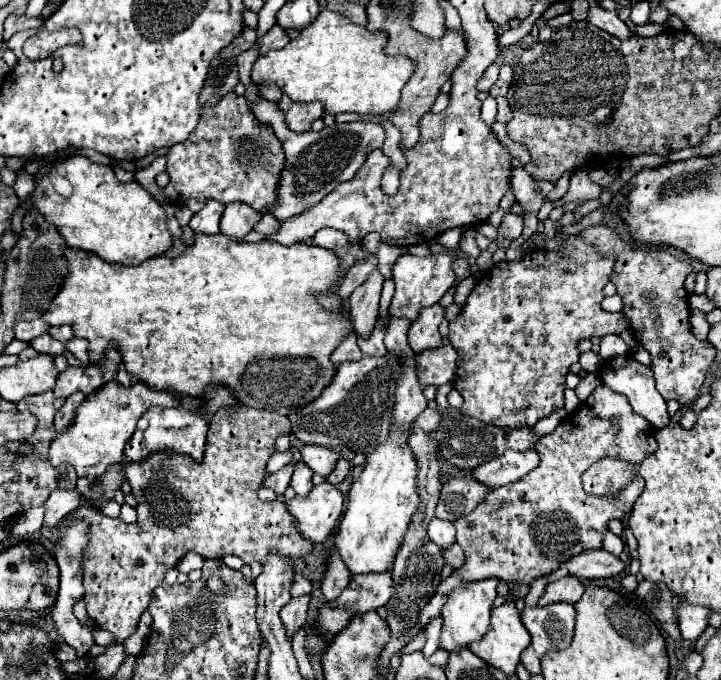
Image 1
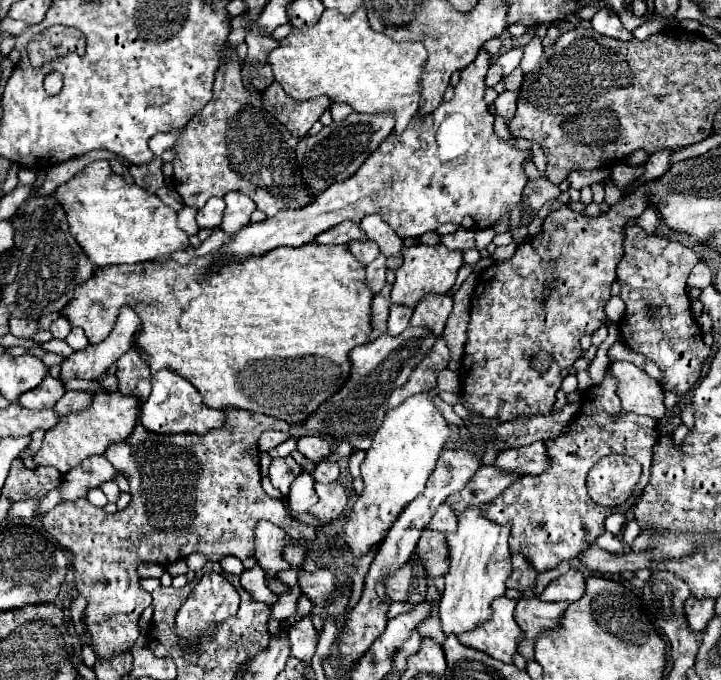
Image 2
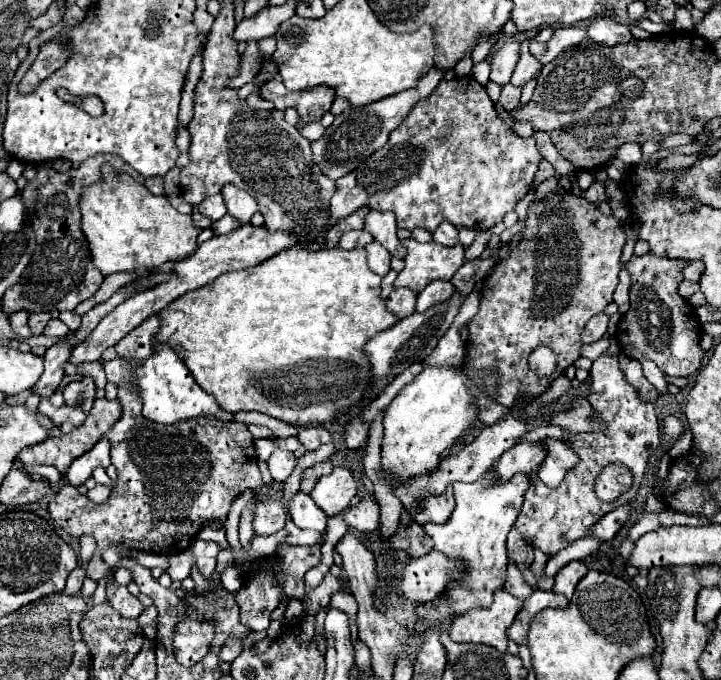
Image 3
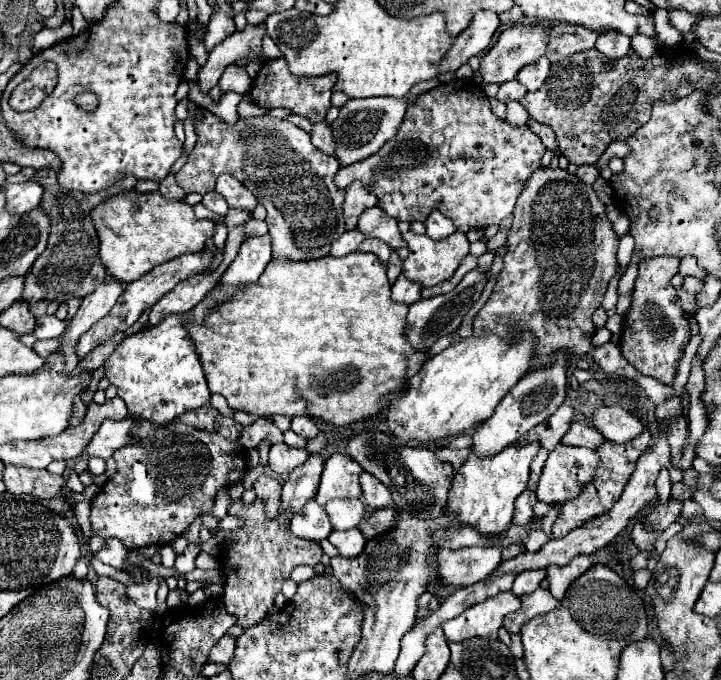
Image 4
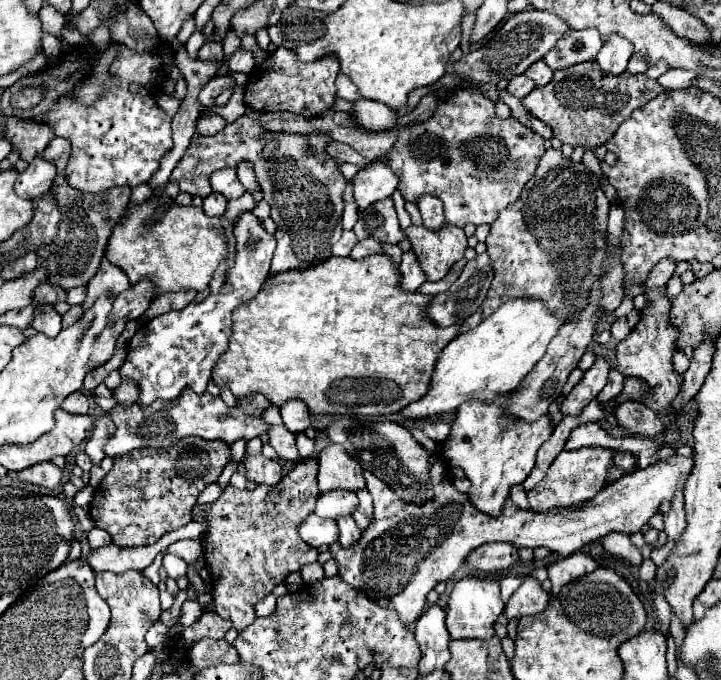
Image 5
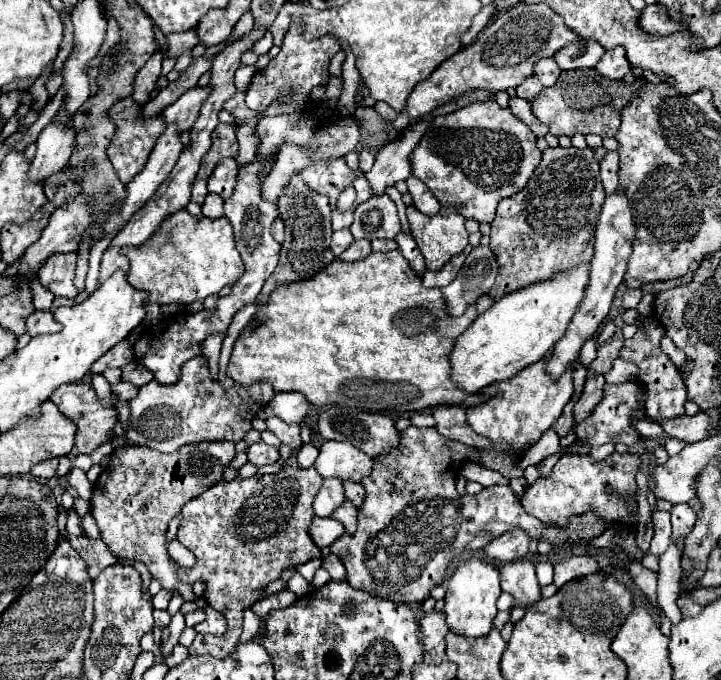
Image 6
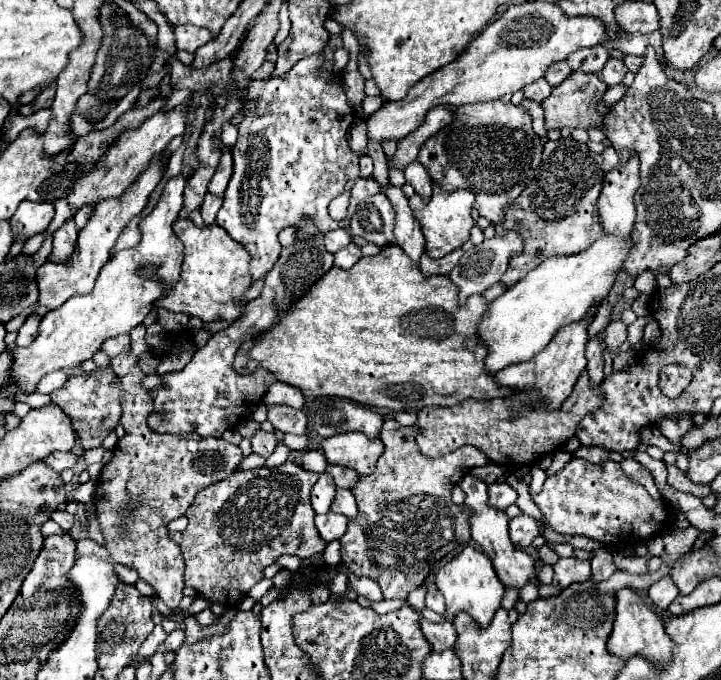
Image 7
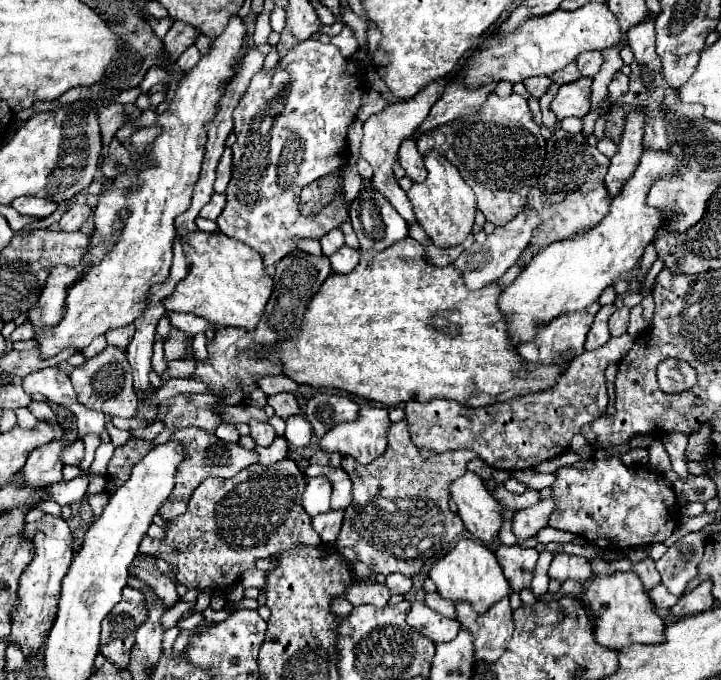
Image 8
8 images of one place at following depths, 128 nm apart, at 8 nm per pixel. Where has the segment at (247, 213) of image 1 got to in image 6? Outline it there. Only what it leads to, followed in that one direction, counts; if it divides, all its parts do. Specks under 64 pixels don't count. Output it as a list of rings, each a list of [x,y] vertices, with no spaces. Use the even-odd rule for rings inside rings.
[[[234,158],[220,160],[218,166],[214,168],[212,176],[208,178],[208,192],[214,192],[214,194],[220,194],[222,198],[228,198],[234,190],[236,176],[238,176],[236,160]]]

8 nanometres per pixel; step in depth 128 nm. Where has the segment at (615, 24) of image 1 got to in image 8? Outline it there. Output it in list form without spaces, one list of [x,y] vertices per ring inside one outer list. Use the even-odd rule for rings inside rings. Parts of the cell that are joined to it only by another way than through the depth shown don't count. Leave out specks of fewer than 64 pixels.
[[[616,72],[614,74],[614,80],[610,84],[610,104],[614,106],[616,104],[616,98],[620,98],[622,94],[626,94],[626,88],[628,88],[628,76],[624,76],[622,72]]]

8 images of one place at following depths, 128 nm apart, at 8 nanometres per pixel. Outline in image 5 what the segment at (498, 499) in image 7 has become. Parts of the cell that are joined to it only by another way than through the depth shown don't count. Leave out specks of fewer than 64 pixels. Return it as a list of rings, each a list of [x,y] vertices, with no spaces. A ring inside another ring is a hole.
[[[440,452],[430,454],[428,462],[430,482],[436,496],[422,506],[406,504],[388,484],[366,470],[366,490],[374,498],[372,522],[362,532],[358,544],[352,544],[350,548],[342,548],[338,542],[330,544],[330,552],[340,568],[340,578],[370,600],[398,610],[404,624],[416,622],[428,606],[428,592],[434,590],[438,582],[446,582],[448,578],[452,578],[460,564],[466,560],[468,552],[486,542],[506,540],[520,548],[548,546],[560,556],[570,556],[584,550],[588,544],[600,540],[612,530],[626,534],[642,530],[662,502],[674,500],[678,480],[688,478],[694,466],[694,452],[692,456],[672,454],[644,470],[622,476],[622,480],[616,480],[614,484],[602,488],[602,492],[598,492],[592,500],[586,500],[582,506],[562,510],[554,508],[536,514],[530,510],[520,510],[512,500],[506,500],[500,516],[478,512],[478,508],[474,508],[474,504],[470,502],[470,496],[454,488],[452,466]]]

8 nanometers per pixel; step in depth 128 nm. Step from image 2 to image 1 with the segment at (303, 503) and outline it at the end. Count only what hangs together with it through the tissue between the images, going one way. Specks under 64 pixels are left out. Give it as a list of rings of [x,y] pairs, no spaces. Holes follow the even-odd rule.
[[[298,462],[296,464],[294,476],[290,480],[290,486],[294,488],[296,496],[308,496],[310,494],[310,488],[314,486],[312,484],[312,470],[304,462]]]

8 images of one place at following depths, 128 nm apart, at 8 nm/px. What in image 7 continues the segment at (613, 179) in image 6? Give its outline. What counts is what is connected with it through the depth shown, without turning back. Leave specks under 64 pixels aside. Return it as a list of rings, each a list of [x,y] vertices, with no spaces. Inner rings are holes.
[[[612,146],[604,148],[604,152],[602,152],[602,158],[604,158],[604,164],[602,164],[602,166],[604,166],[604,170],[606,170],[606,172],[608,172],[608,170],[612,170],[612,168],[614,168],[614,166],[620,162],[620,158]]]

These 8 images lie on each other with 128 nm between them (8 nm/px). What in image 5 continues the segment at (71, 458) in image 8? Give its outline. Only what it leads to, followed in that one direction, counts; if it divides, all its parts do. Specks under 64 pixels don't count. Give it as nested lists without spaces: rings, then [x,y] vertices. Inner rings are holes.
[[[40,462],[40,464],[34,464],[22,472],[10,472],[12,478],[18,478],[18,480],[24,480],[28,484],[36,484],[36,486],[42,486],[42,488],[56,488],[60,482],[62,482],[62,470],[52,464],[52,462]]]

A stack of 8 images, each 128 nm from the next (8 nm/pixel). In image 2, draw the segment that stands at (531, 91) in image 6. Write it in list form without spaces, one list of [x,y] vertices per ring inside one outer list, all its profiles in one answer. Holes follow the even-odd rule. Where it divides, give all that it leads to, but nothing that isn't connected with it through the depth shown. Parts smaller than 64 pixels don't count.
[[[504,90],[494,106],[496,106],[496,112],[504,118],[504,120],[512,120],[514,118],[514,112],[516,112],[516,102],[518,102],[518,92],[510,92],[510,90]]]

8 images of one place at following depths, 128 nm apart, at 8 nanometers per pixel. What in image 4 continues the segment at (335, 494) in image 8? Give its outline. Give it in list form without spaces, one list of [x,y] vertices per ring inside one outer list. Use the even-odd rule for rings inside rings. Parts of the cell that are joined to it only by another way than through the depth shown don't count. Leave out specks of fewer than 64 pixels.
[[[350,528],[350,530],[332,530],[332,534],[328,536],[328,540],[338,548],[338,552],[342,556],[358,556],[358,552],[362,552],[366,538],[362,536],[362,532],[358,528]]]

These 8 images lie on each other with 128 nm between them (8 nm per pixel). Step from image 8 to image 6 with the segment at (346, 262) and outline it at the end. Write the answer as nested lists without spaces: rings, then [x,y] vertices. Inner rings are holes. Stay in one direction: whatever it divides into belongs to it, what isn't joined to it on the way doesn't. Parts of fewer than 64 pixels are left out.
[[[354,240],[354,242],[350,244],[350,248],[344,250],[342,256],[338,256],[338,258],[344,260],[344,262],[356,262],[356,260],[366,258],[370,252],[372,252],[372,250],[370,250],[370,240]]]

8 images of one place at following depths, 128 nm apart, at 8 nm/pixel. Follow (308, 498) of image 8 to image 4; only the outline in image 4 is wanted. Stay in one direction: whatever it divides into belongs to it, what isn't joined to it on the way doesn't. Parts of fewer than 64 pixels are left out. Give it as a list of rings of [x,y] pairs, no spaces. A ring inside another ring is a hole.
[[[330,500],[324,504],[326,514],[336,530],[348,530],[358,526],[364,520],[364,502],[362,500]]]

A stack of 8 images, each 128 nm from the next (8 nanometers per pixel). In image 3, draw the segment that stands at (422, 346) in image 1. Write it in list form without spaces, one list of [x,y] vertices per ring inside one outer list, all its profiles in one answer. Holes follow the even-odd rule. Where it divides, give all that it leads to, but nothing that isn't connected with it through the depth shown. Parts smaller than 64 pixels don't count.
[[[434,280],[430,282],[420,294],[418,294],[418,302],[416,302],[416,310],[424,312],[426,308],[430,308],[434,302],[442,302],[448,300],[454,294],[454,284],[452,282],[444,282],[444,280]]]

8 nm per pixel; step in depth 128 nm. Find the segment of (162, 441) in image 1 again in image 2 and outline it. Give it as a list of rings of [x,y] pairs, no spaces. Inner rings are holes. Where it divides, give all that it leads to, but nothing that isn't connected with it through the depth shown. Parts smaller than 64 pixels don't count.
[[[158,370],[156,374],[152,374],[150,382],[152,392],[150,398],[144,402],[144,412],[140,412],[140,422],[146,430],[158,434],[174,434],[174,432],[204,434],[212,428],[220,428],[226,422],[226,414],[222,410],[212,410],[206,404],[202,404],[202,396],[178,372]]]

